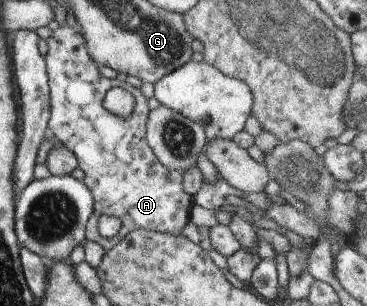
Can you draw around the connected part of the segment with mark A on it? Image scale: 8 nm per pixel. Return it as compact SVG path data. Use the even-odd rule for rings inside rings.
M58 26L45 41L48 47L44 57L49 87L48 133L74 154L77 167L84 174L82 182L93 197L85 239L106 251L134 230L180 235L182 227L189 221L188 208L192 201L182 187L183 173L171 172L162 166L146 143L147 99L127 82L104 78L85 50L82 36L70 26ZM114 87L128 91L134 98L133 112L126 119L108 113L102 107L104 94ZM100 215L120 221L120 229L114 237L102 239L98 235L96 221Z

